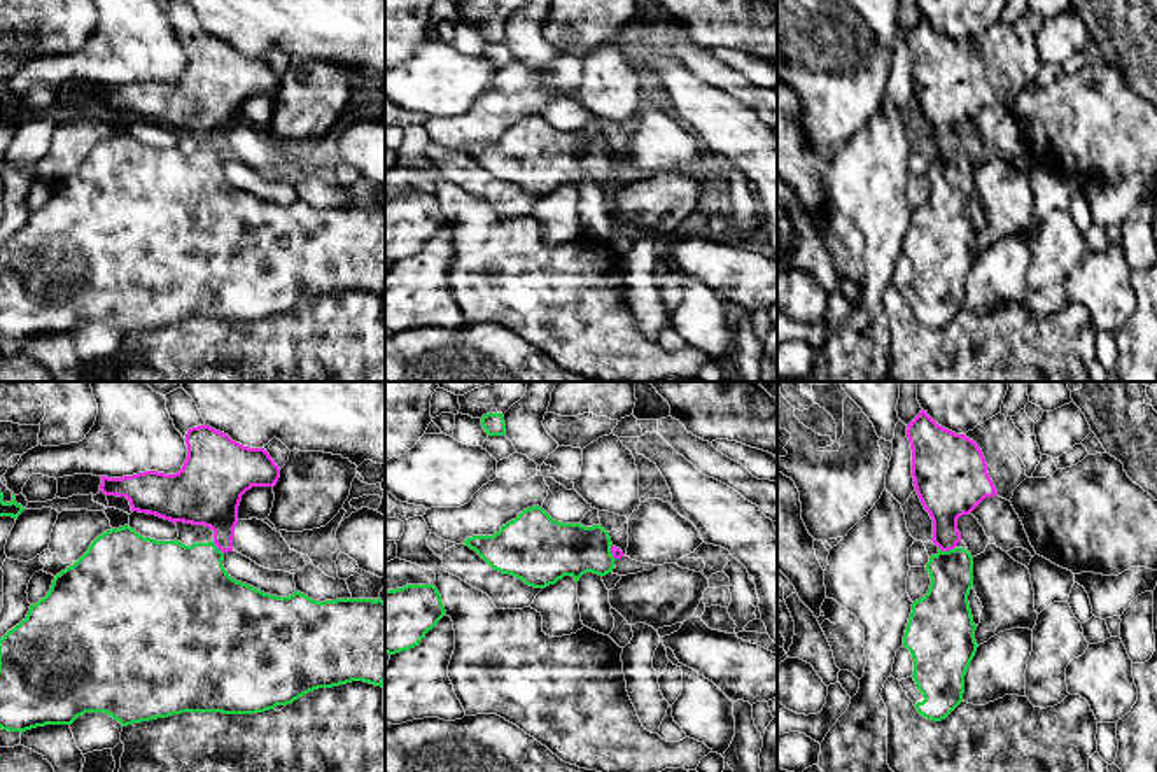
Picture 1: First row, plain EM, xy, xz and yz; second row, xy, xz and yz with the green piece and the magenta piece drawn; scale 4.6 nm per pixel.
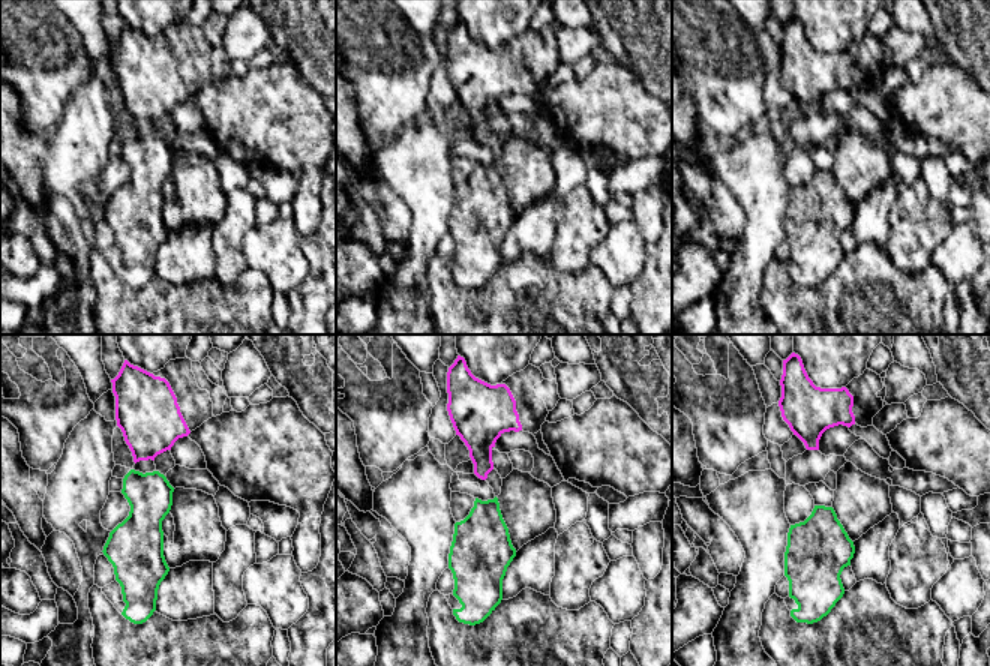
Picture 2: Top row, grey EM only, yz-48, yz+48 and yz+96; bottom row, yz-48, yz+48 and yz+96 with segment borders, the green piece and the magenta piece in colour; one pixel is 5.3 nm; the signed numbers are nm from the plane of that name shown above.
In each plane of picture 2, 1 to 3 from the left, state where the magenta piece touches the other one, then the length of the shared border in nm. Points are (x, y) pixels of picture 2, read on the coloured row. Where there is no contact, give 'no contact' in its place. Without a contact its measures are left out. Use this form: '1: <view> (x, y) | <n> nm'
1: no contact
2: no contact
3: no contact

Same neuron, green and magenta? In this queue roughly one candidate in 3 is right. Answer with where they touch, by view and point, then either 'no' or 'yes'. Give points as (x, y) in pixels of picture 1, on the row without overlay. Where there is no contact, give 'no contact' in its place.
yz (949, 158) | no

